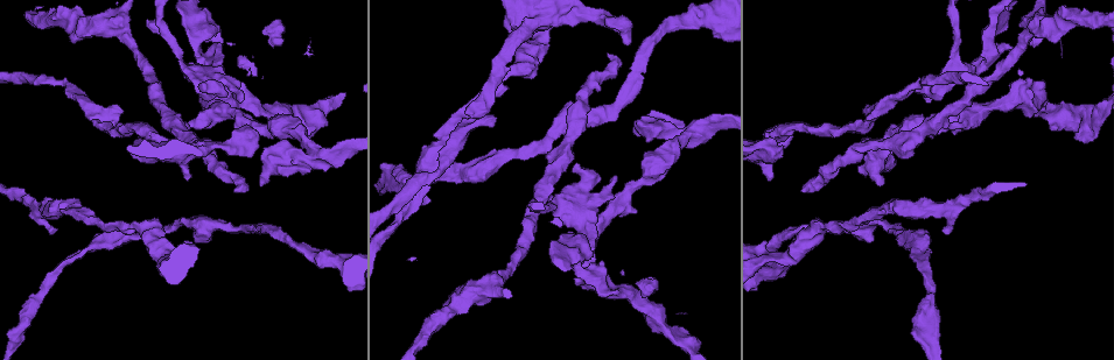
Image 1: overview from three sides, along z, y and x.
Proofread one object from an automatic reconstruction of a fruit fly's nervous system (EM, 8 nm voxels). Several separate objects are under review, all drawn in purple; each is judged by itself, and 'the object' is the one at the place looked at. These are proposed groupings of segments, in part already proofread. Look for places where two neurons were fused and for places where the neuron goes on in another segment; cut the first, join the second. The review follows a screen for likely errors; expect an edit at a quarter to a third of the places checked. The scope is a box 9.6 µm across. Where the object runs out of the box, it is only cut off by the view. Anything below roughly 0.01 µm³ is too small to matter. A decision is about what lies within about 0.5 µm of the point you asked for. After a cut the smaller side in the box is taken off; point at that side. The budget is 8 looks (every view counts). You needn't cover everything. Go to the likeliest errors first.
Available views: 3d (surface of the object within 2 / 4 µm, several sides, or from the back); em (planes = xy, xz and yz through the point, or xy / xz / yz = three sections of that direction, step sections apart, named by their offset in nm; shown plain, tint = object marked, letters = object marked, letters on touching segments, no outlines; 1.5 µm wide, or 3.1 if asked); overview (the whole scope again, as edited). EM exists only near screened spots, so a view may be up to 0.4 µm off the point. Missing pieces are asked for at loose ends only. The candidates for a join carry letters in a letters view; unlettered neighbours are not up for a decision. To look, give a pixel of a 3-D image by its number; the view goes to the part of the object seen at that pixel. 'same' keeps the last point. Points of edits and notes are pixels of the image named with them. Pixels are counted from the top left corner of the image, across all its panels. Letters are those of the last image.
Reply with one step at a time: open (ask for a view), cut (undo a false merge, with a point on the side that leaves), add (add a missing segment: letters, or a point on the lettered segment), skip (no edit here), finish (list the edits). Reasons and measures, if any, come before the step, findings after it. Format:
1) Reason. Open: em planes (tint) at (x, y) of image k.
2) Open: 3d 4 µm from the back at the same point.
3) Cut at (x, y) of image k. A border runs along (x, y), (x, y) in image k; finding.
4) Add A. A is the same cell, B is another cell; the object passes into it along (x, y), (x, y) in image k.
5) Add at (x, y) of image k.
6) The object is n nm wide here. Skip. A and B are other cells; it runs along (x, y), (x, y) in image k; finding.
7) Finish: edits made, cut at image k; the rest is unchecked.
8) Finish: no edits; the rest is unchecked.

Branch stops here. Open: em yz step 4 (letters) at (74, 43) of image 1.

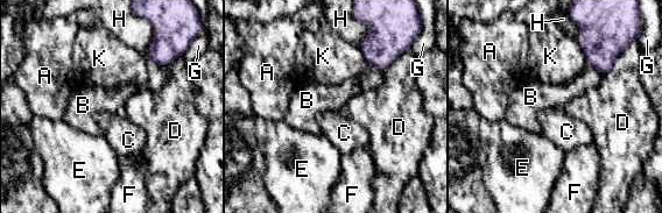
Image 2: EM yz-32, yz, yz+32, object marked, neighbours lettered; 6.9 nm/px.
Cut it another way. Open: em planes (letters) at the same point.

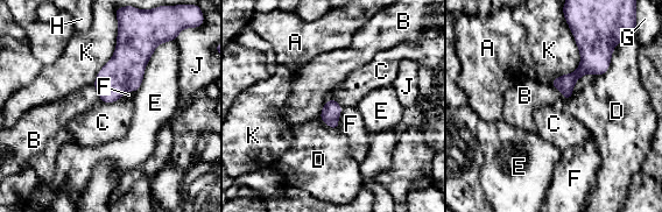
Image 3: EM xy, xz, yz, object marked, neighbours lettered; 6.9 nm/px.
Skip. A, B, C, D, E, F, G, H, J and K are other cells; none of them fits.

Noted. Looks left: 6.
Branch stops here. Open: em planes (letters) at (203, 85) of image 1.

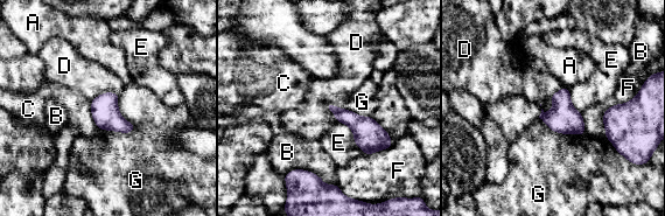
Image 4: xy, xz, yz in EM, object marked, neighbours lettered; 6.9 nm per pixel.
Skip. A, B, C, D, E, F and G are other cells; a border runs along (120, 95), (134, 129), (99, 130) in image 4; none of them fits.

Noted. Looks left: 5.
Stops while still wide. Open: em xy step 4 (letters) at (881, 184) of image 1.

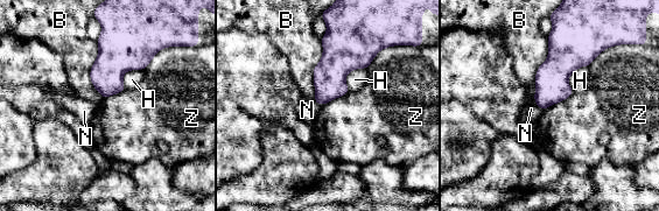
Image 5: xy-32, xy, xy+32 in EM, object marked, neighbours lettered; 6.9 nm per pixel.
Skip. B, H, N and Z are other cells; a border runs along (573, 92), (542, 111) in image 5; none of them fits.

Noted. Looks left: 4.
Finish: no edits; the rest is unchecked.

